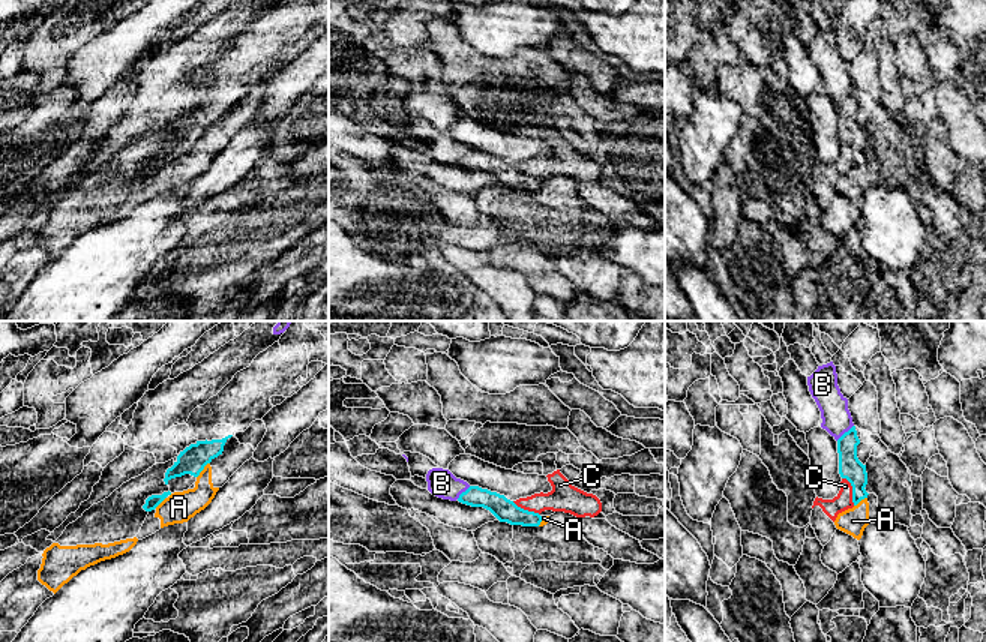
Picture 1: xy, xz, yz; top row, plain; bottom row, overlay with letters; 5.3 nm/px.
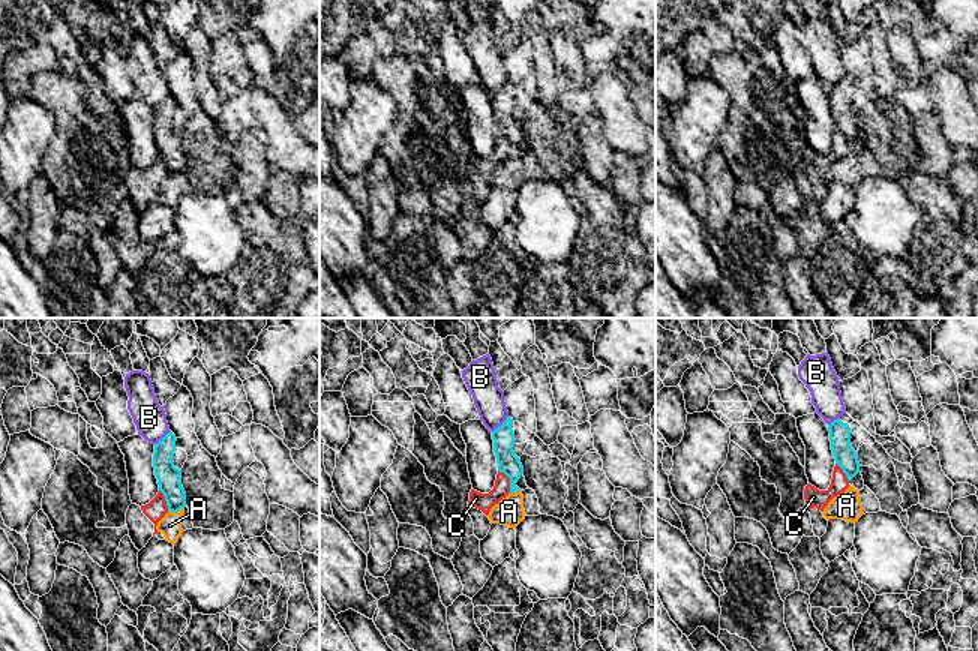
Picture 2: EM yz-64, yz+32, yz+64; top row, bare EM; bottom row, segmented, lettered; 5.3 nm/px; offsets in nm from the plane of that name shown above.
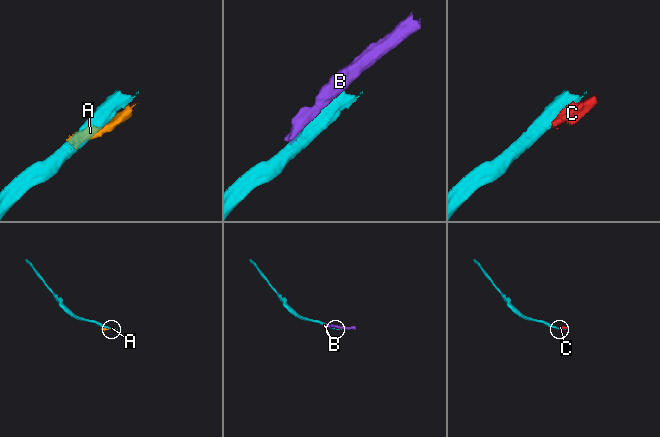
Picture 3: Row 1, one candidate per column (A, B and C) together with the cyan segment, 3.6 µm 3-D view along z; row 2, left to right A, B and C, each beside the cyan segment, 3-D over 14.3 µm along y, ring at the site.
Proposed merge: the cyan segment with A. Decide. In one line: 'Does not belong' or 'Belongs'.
Does not belong

